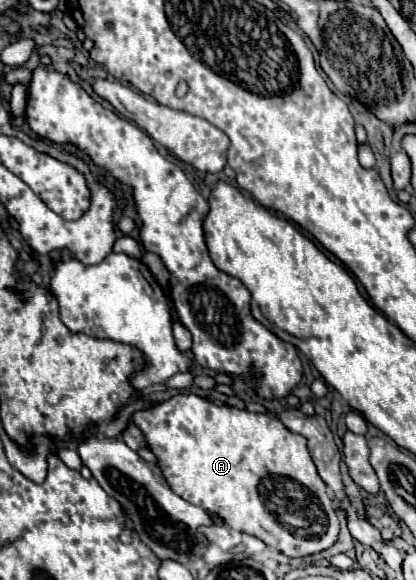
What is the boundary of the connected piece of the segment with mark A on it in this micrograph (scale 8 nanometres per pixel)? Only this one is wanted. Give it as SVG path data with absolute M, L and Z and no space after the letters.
M174 395L132 419L144 431L148 449L158 457L174 493L216 513L228 527L262 539L286 557L314 555L338 541L338 515L308 453L306 437L288 431L280 419L214 405L198 395Z

